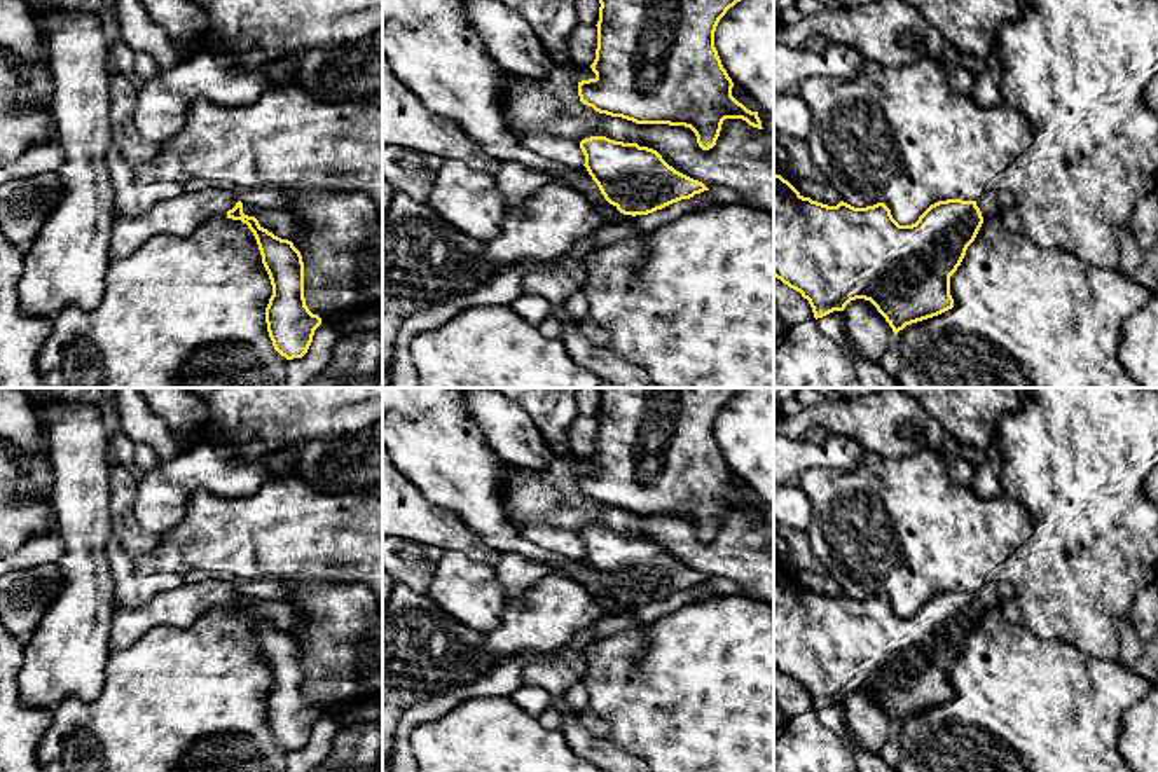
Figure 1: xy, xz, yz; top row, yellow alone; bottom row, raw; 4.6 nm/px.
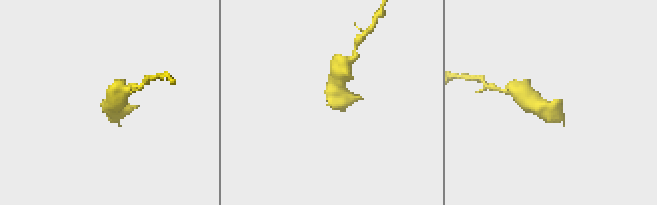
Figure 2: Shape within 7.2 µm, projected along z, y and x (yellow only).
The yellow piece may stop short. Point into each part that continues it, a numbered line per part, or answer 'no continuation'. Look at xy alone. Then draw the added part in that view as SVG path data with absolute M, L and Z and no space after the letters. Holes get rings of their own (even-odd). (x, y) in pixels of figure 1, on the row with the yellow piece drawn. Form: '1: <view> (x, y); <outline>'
1: xy (180, 215); M210 185L194 192L183 190L138 217L117 213L110 234L110 260L133 255L157 234L190 238L210 218L227 217L236 203L234 190Z

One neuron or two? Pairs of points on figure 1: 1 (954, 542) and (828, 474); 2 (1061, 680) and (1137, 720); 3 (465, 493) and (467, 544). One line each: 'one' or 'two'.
1: one
2: two
3: two

